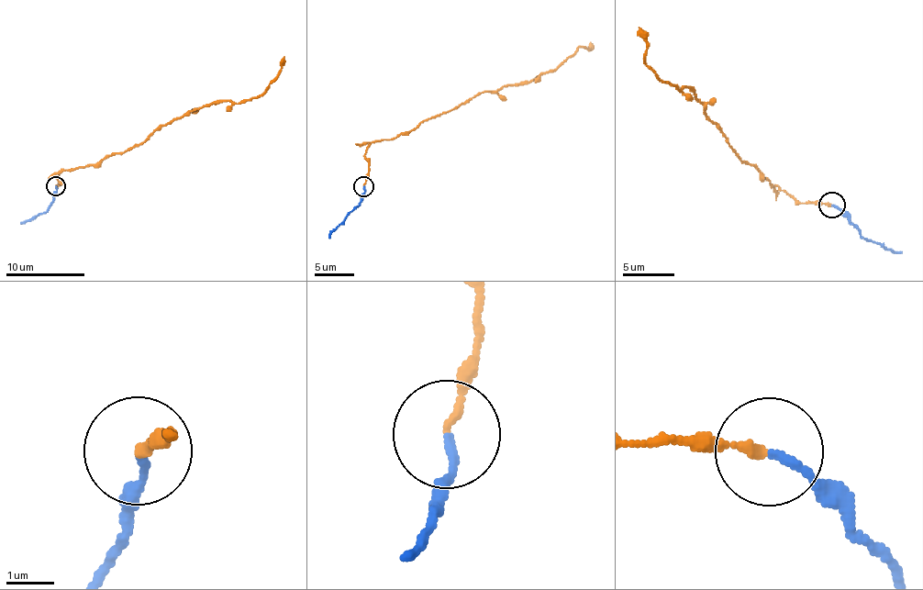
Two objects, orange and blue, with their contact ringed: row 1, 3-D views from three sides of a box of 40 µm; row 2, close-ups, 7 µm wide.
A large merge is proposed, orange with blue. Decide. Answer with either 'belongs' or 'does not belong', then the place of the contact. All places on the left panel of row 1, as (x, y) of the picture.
does not belong; place (56, 186)

